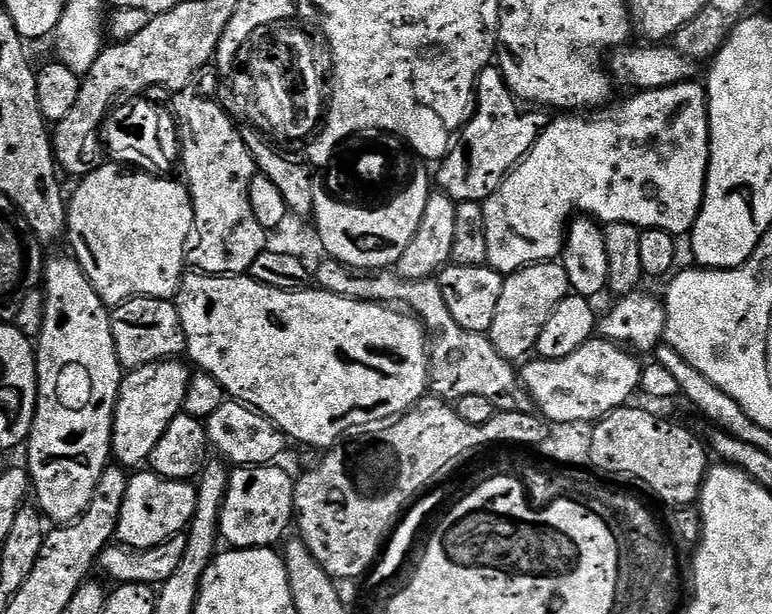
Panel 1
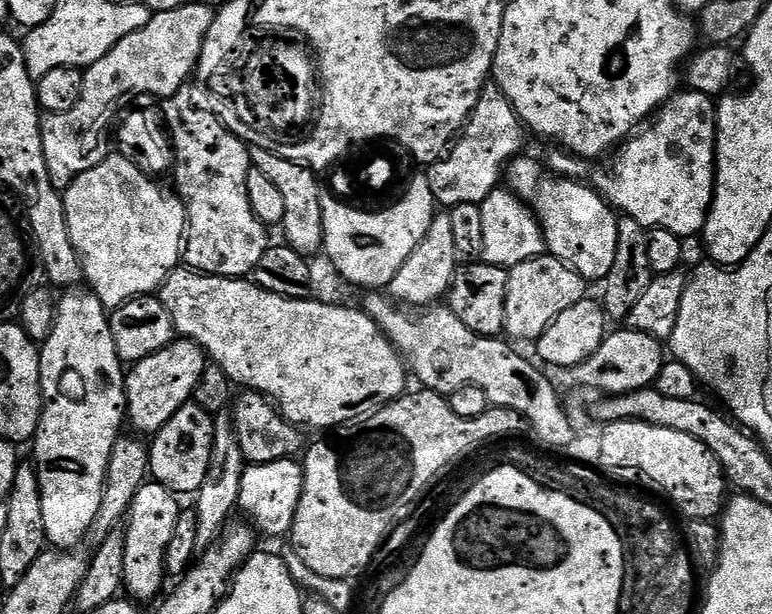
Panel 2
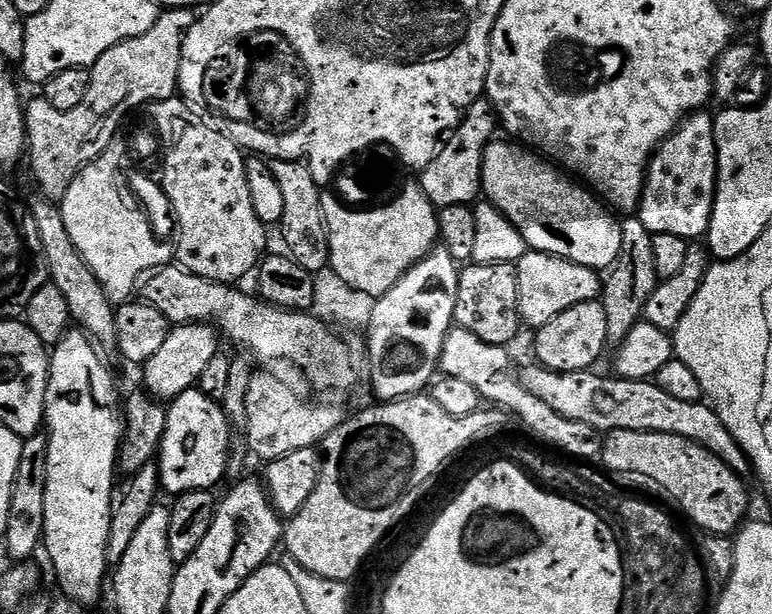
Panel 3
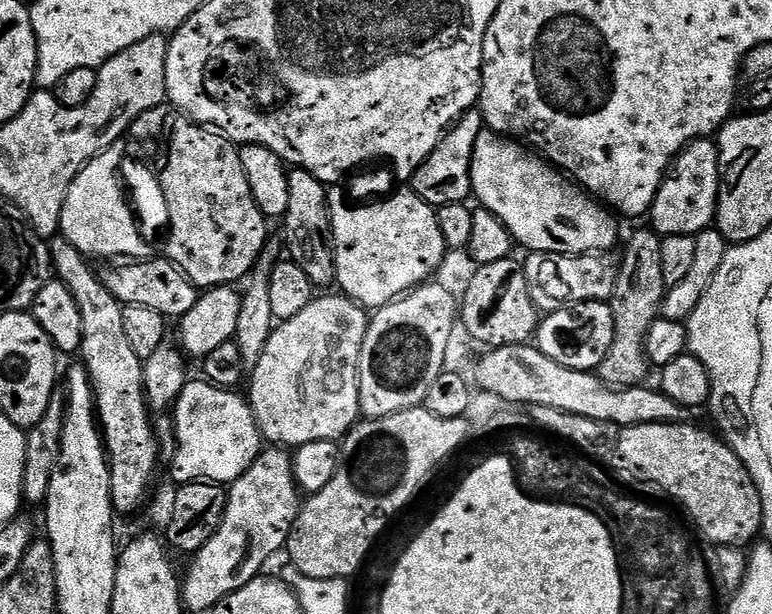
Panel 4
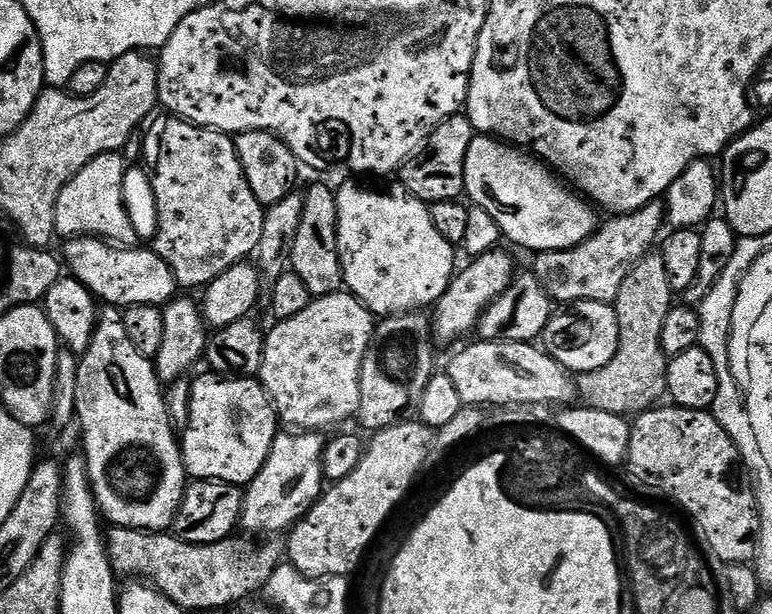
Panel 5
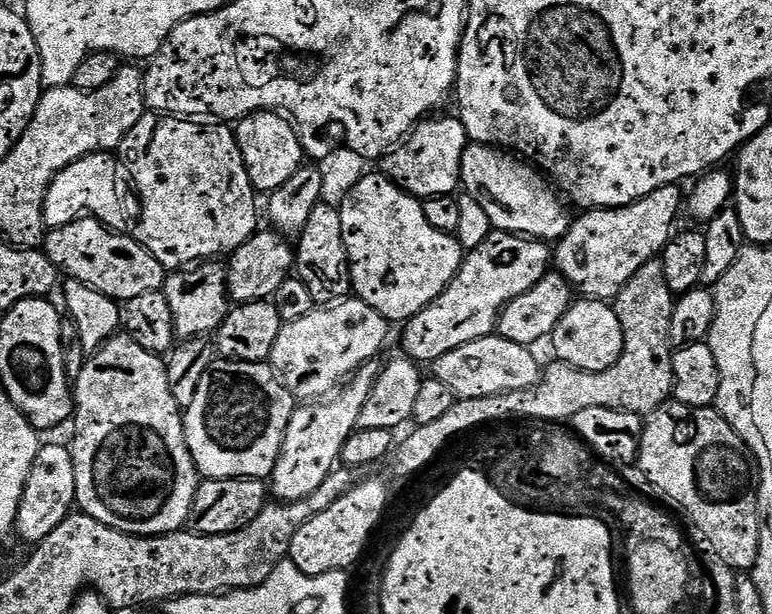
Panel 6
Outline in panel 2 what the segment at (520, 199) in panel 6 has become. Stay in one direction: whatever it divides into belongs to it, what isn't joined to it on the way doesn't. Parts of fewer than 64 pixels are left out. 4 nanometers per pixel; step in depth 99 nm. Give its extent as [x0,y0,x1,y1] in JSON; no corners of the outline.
[506,154,618,282]

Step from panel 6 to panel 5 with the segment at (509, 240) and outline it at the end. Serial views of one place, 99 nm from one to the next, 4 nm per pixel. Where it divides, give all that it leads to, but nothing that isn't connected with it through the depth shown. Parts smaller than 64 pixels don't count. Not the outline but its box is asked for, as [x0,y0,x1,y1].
[430,250,514,341]

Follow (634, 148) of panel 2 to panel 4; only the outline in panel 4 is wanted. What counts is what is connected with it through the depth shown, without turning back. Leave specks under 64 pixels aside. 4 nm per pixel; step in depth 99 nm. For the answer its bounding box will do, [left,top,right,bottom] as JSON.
[650,138,720,238]

